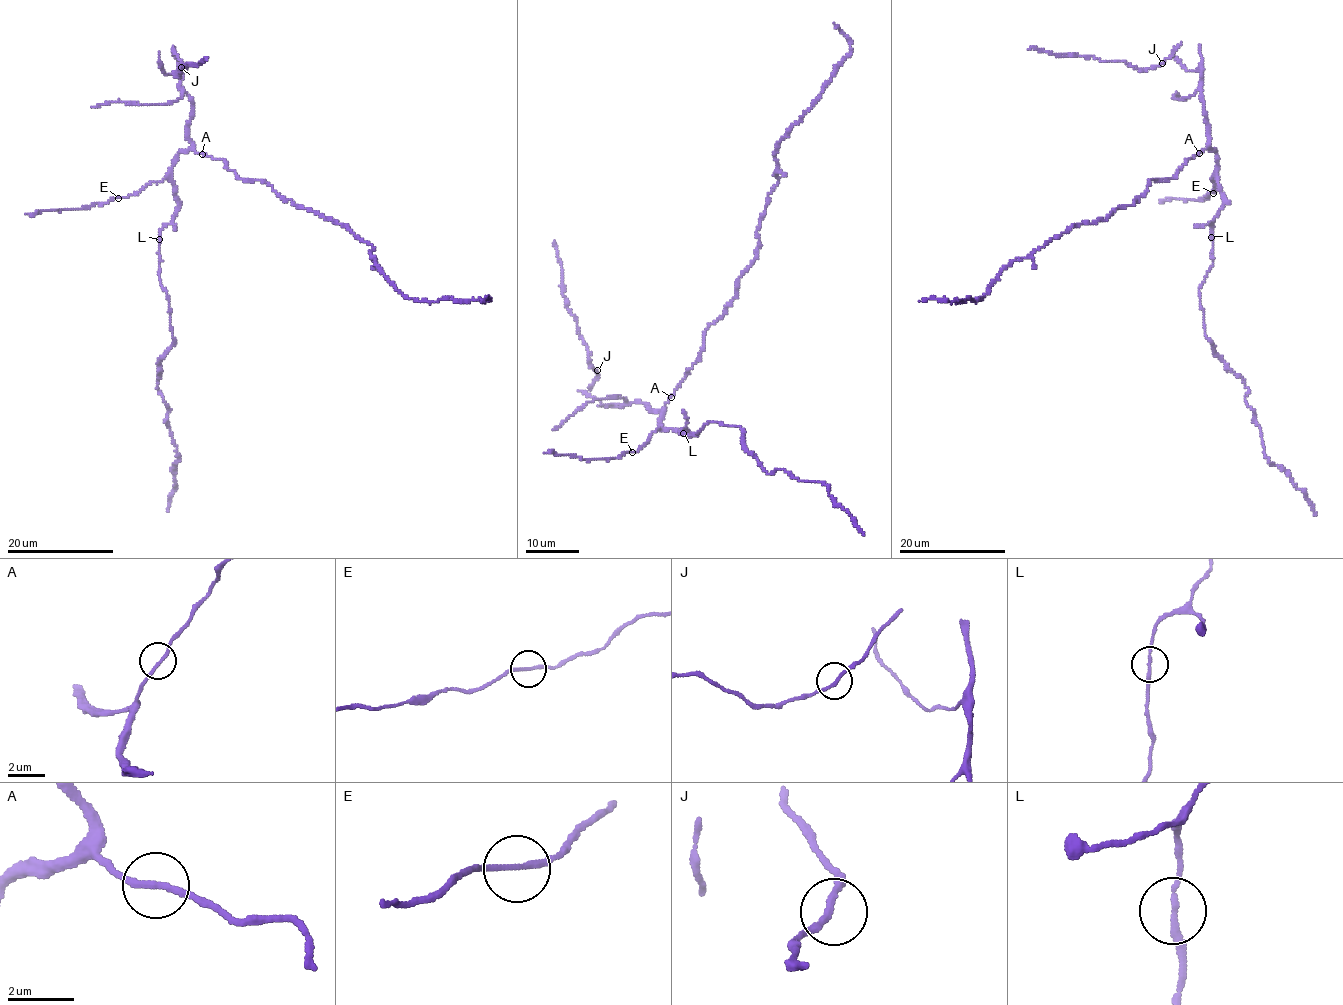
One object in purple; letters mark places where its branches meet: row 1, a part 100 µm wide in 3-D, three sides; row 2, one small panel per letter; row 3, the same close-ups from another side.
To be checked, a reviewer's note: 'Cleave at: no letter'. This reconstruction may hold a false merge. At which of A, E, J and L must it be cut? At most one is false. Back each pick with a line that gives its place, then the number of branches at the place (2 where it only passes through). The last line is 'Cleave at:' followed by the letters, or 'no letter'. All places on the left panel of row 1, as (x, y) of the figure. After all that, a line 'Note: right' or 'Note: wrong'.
Cleave at: no letter
Note: right

